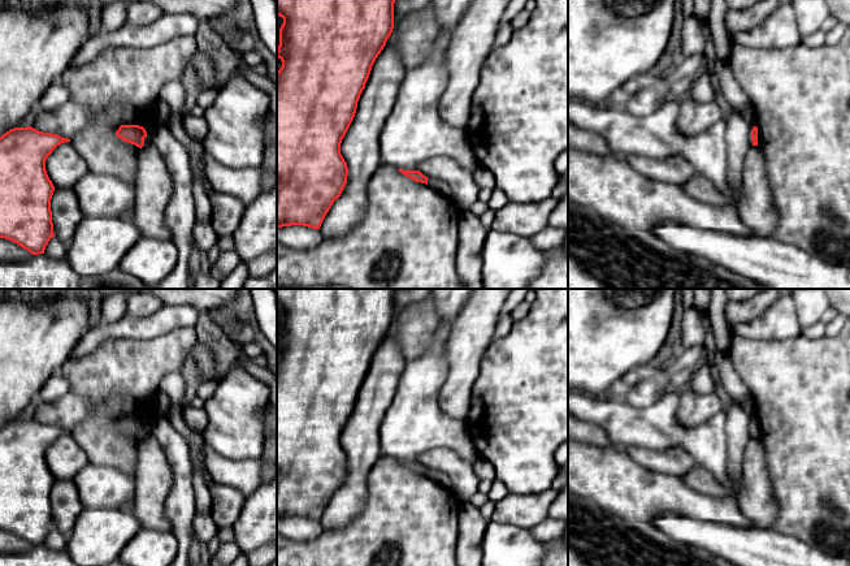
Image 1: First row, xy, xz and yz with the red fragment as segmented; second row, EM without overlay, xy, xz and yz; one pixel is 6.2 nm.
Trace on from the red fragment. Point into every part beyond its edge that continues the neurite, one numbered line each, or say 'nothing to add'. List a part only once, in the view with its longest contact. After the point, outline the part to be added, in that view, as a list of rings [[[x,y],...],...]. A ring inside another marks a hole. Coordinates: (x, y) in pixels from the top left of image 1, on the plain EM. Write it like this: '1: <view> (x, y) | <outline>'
nothing to add

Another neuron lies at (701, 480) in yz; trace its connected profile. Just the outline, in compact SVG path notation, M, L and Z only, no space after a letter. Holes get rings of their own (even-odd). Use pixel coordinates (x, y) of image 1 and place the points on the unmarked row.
M695 465L690 472L681 478L681 480L690 489L701 494L716 498L723 498L728 496L727 488L721 485L710 471L698 465Z

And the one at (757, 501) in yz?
M759 437L750 440L742 467L745 483L740 506L755 528L771 528L777 519L777 502Z

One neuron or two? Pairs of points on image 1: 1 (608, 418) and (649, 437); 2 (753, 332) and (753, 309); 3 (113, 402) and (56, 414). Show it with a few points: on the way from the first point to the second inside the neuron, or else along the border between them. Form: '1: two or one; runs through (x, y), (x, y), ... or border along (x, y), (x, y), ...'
1: one; runs through (619, 420), (627, 426), (638, 427)
2: two; border along (775, 302), (755, 318), (736, 324), (732, 335)
3: one; runs through (99, 407), (70, 409)

